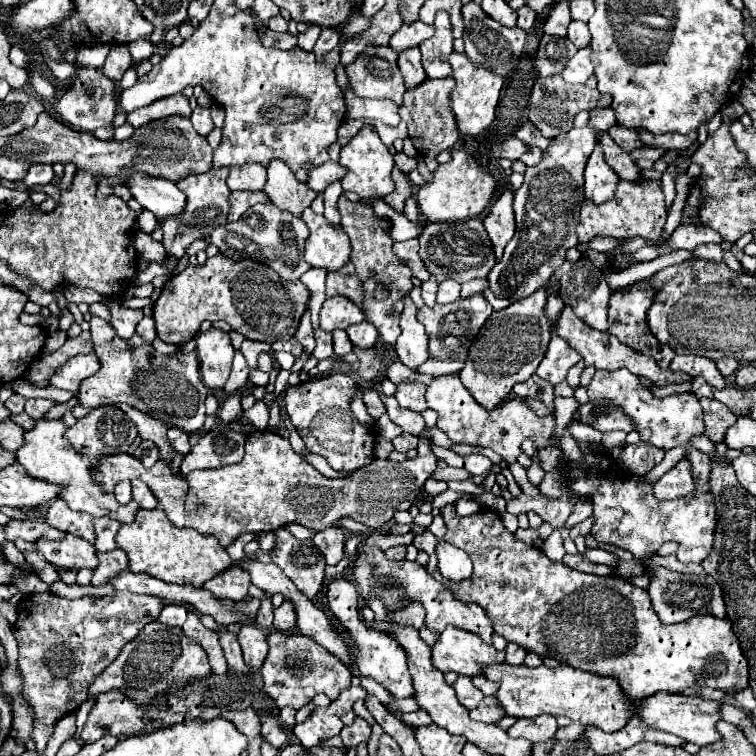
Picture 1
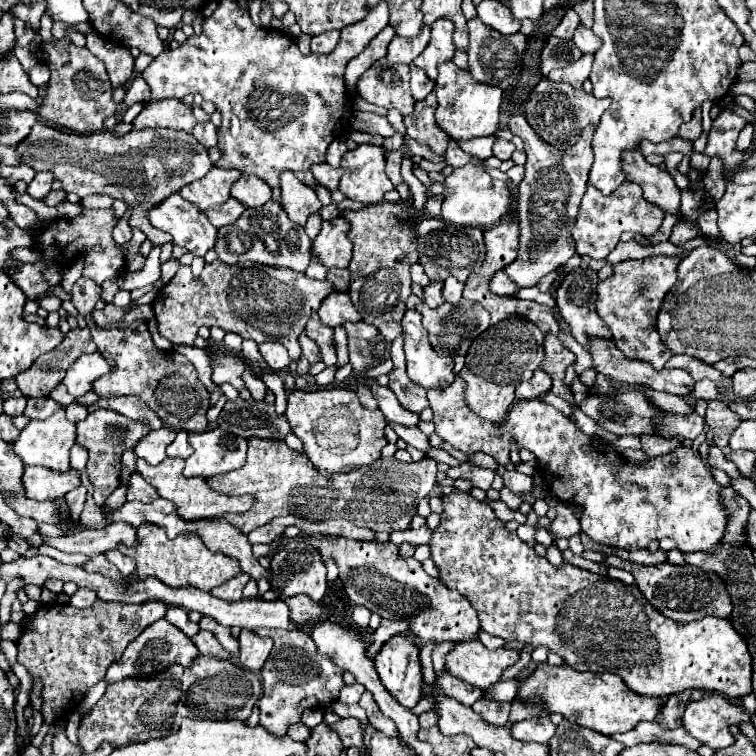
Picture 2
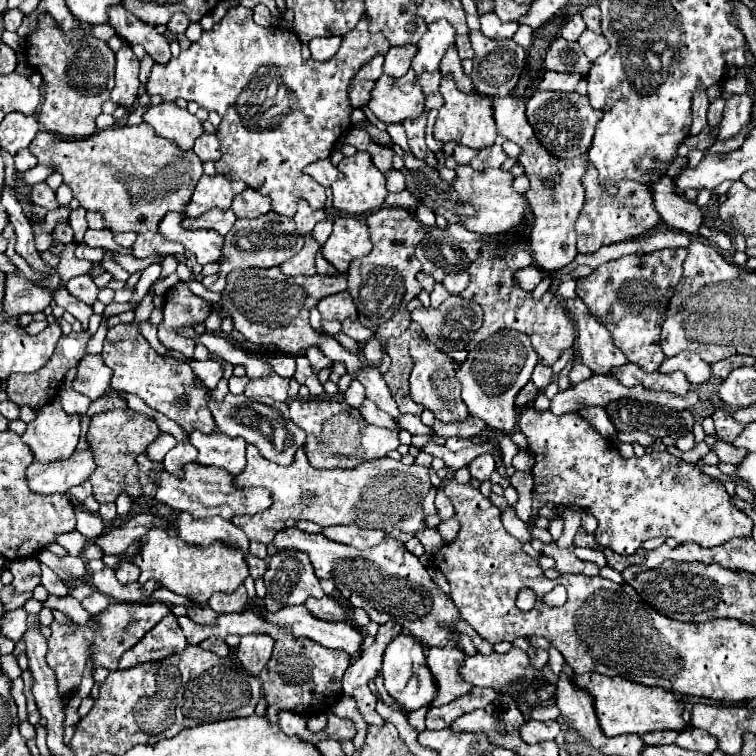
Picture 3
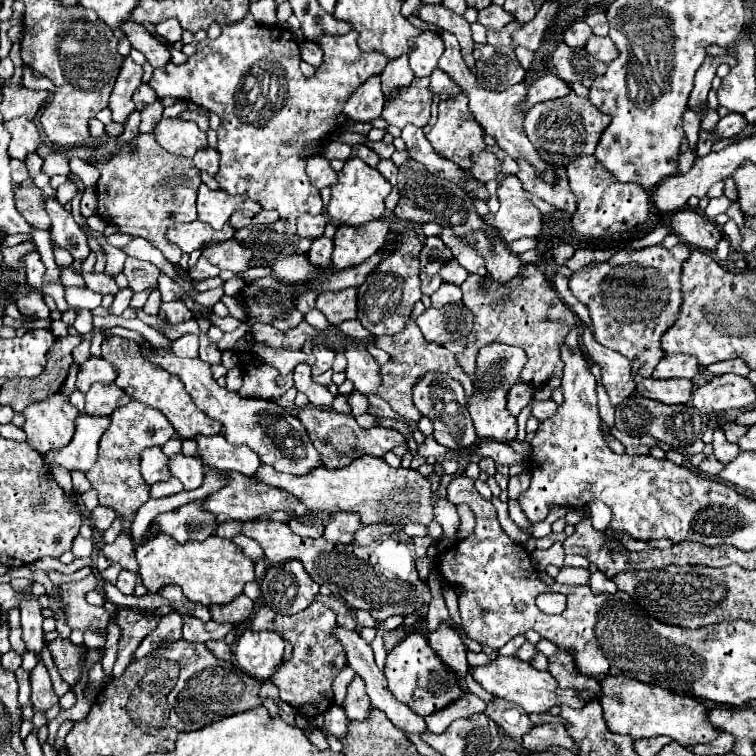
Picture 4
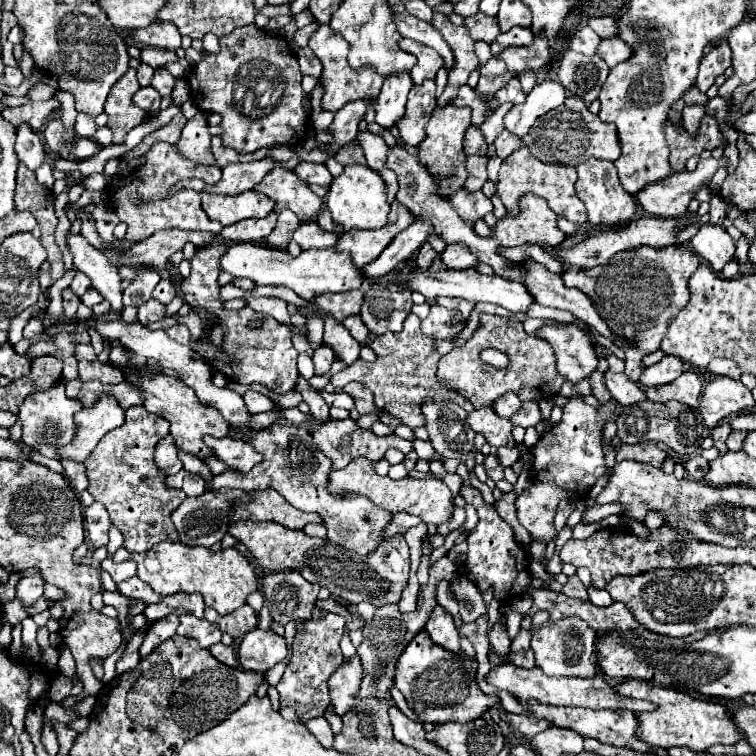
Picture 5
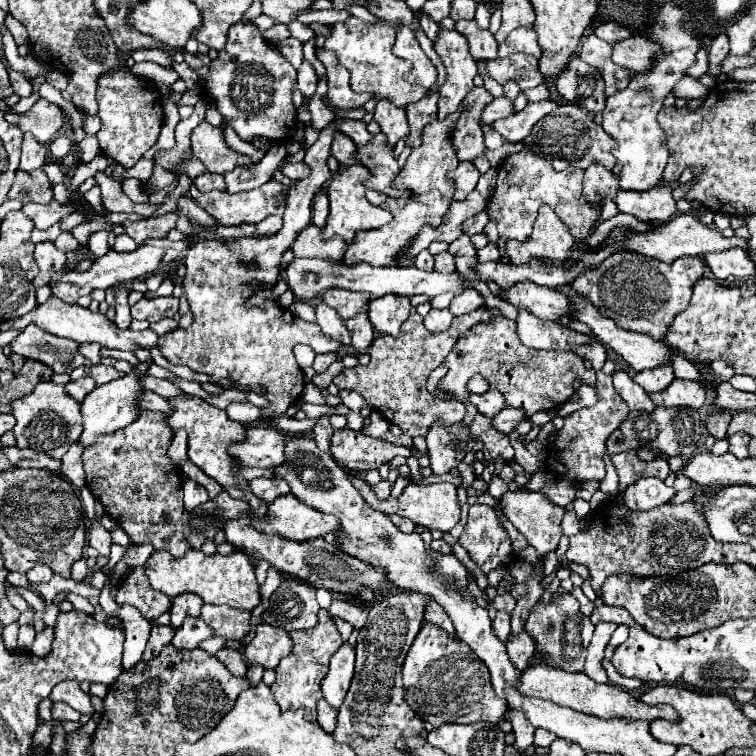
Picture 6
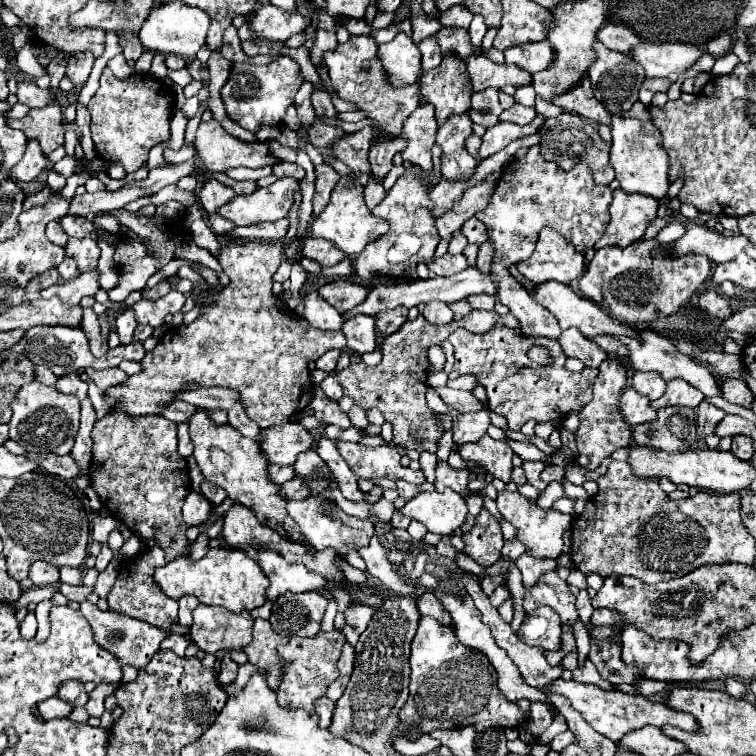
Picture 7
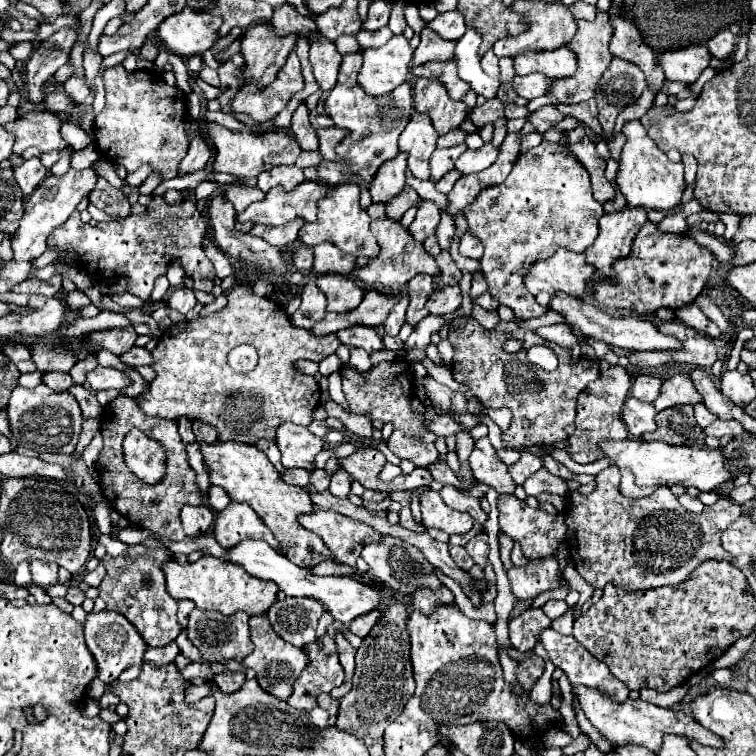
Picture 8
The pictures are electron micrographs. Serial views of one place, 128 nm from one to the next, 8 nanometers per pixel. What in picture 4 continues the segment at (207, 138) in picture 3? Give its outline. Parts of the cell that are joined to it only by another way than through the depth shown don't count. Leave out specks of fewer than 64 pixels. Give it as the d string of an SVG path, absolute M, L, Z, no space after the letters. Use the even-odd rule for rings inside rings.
M210 146L204 148L204 150L200 150L200 152L196 152L196 156L194 156L196 168L198 170L204 170L204 172L208 172L212 176L218 172L218 160L220 160L218 150L214 150Z

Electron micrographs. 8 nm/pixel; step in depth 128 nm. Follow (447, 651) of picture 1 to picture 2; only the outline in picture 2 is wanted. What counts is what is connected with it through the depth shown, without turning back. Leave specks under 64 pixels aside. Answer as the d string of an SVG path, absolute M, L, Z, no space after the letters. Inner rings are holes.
M480 640L456 642L446 654L446 670L480 690L486 690L490 684L498 682L504 668L512 666L518 658L520 652L508 648L490 652Z

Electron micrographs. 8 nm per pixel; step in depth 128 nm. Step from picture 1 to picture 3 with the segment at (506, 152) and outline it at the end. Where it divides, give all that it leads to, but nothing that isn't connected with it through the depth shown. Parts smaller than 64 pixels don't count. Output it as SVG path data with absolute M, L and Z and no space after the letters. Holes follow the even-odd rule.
M494 144L494 146L490 146L490 148L480 150L478 158L474 158L470 164L472 164L472 168L476 168L476 170L484 170L484 168L488 168L488 166L500 168L506 158L508 158L508 156L506 156L506 152L502 150L502 146Z

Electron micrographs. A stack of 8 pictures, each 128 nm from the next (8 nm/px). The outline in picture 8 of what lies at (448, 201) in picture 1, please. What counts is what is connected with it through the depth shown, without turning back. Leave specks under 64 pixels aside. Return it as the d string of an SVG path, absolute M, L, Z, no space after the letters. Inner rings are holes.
M558 248L548 260L538 260L532 264L524 284L530 294L538 292L564 292L570 296L582 296L592 282L596 268L586 262L586 254L576 254L566 248Z

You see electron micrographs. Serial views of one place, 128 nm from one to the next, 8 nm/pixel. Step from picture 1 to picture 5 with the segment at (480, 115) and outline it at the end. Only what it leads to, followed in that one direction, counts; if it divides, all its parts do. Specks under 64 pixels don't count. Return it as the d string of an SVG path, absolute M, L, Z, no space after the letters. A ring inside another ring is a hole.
M444 106L444 108L436 108L432 112L432 118L428 122L428 128L426 128L426 138L420 142L420 152L418 152L418 158L420 162L428 168L428 172L432 176L440 176L440 178L450 178L450 180L438 180L438 194L448 198L454 190L458 190L466 176L468 176L468 170L466 170L466 152L464 152L464 134L466 130L472 126L472 110L466 106L466 108L458 108L458 106Z

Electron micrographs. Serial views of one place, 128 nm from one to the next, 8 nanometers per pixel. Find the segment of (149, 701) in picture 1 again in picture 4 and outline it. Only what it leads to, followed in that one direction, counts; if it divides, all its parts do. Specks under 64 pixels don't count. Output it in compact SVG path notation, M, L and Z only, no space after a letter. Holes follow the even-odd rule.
M174 612L174 614L162 616L158 626L142 640L140 648L136 650L134 660L150 656L158 648L162 648L164 644L170 644L170 642L176 642L176 640L182 640L182 616Z

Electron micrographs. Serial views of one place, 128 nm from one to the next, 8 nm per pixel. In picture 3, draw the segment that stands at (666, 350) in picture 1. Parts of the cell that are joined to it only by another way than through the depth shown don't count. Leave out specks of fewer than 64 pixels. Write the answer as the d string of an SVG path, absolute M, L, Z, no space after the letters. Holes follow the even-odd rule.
M676 248L658 250L646 256L622 256L602 264L590 276L578 280L578 294L588 310L612 332L614 344L624 352L628 362L638 364L644 372L656 372L666 360L660 348L660 326L664 322L668 300L672 298L674 288L682 278L682 262L686 254L686 248Z

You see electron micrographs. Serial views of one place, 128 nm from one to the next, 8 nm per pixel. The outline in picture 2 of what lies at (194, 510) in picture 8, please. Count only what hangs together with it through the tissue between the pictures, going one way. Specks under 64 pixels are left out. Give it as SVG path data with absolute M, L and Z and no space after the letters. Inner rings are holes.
M180 430L180 432L176 434L176 438L174 438L174 442L166 448L166 454L168 454L168 456L178 456L178 458L188 458L192 452L194 452L194 450L192 450L192 446L188 444L188 432L184 432L184 430Z

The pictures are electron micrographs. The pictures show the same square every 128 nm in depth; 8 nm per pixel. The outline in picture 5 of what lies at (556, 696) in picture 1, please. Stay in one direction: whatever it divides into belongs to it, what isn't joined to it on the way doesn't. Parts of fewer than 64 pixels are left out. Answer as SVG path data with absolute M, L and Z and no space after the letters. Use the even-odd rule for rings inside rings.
M636 678L622 680L614 688L618 692L622 692L624 696L650 700L650 702L658 704L658 708L654 712L636 712L636 718L638 718L636 736L640 736L640 740L644 740L650 746L656 746L656 748L684 746L694 752L706 752L714 744L736 744L738 740L744 738L738 732L738 728L734 726L734 722L730 720L726 706L722 706L722 704L698 700L698 698L692 698L690 694L680 692L680 690L664 688L664 686L636 680Z

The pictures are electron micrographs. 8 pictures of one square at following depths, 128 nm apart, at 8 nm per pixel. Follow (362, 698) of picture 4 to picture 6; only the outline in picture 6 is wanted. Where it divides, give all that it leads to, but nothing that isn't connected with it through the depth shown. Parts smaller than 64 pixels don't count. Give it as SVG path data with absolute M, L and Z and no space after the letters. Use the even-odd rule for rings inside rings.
M342 644L330 660L330 670L322 680L322 694L332 708L340 708L340 704L344 702L344 696L354 676L354 658L356 658L354 646Z

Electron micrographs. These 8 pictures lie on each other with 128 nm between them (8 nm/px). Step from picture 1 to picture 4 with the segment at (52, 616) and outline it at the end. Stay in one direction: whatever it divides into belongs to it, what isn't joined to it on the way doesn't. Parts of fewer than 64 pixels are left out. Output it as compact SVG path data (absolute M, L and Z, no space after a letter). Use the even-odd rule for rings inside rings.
M122 608L122 610L116 610L116 614L112 614L110 622L118 624L122 630L118 640L118 658L112 672L114 678L122 676L124 668L132 662L134 650L156 628L160 618L162 616L146 616L140 610L132 610L132 608ZM58 636L56 640L48 642L48 650L50 650L50 654L60 670L60 676L70 686L74 686L82 676L82 660L84 660L84 654L88 652L88 648L76 646L70 640L64 640Z

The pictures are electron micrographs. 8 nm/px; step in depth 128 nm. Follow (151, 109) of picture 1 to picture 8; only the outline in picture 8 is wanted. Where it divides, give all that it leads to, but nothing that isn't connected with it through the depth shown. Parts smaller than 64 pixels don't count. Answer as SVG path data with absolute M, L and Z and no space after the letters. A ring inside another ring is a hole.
M206 122L206 134L216 150L212 168L216 172L230 172L238 178L242 176L258 176L260 172L280 166L280 164L294 164L298 154L302 152L296 140L284 132L266 132L262 136L254 136L252 132L232 132L216 122Z

